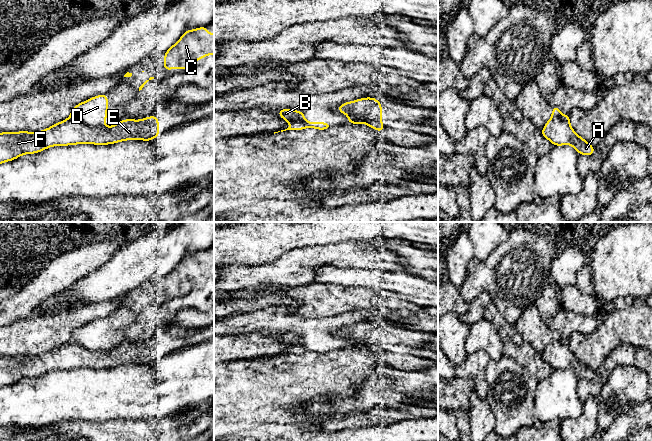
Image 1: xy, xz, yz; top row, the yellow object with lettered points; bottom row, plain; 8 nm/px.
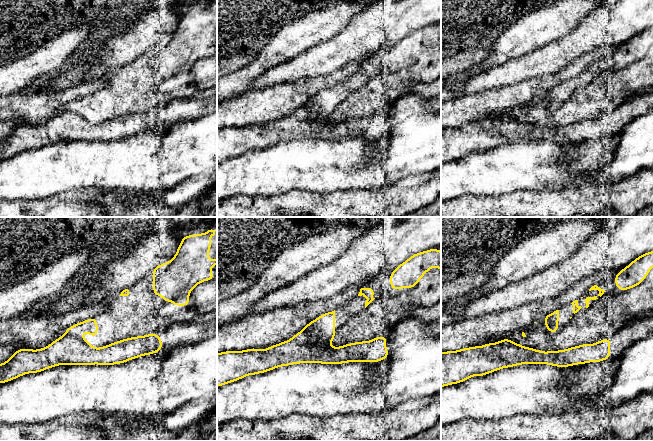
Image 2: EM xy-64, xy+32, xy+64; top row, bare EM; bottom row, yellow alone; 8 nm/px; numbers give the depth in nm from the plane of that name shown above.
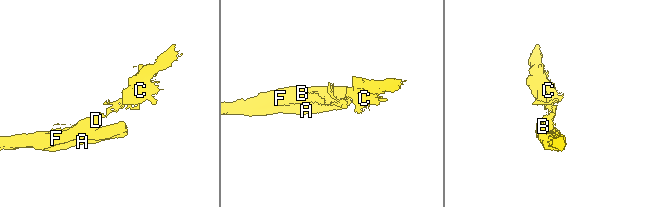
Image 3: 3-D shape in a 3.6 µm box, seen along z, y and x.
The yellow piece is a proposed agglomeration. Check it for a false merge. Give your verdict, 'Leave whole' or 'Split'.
Split

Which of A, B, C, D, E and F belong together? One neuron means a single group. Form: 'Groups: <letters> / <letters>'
Groups: A B E F / C D

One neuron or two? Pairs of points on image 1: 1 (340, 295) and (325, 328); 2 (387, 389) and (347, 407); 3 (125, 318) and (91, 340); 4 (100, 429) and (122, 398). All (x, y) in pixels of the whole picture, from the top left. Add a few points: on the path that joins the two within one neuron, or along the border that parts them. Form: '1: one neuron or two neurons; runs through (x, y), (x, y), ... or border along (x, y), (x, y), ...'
1: two neurons; border along (346, 311), (331, 316), (306, 317)
2: one neuron; runs through (377, 389), (374, 389), (363, 400), (357, 402)
3: one neuron; runs through (117, 324), (108, 333), (99, 335)
4: two neurons; border along (129, 418), (112, 418), (103, 421), (83, 420)

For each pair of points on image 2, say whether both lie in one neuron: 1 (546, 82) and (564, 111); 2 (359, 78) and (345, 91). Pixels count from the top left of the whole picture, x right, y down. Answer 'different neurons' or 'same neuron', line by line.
1: different neurons
2: same neuron

